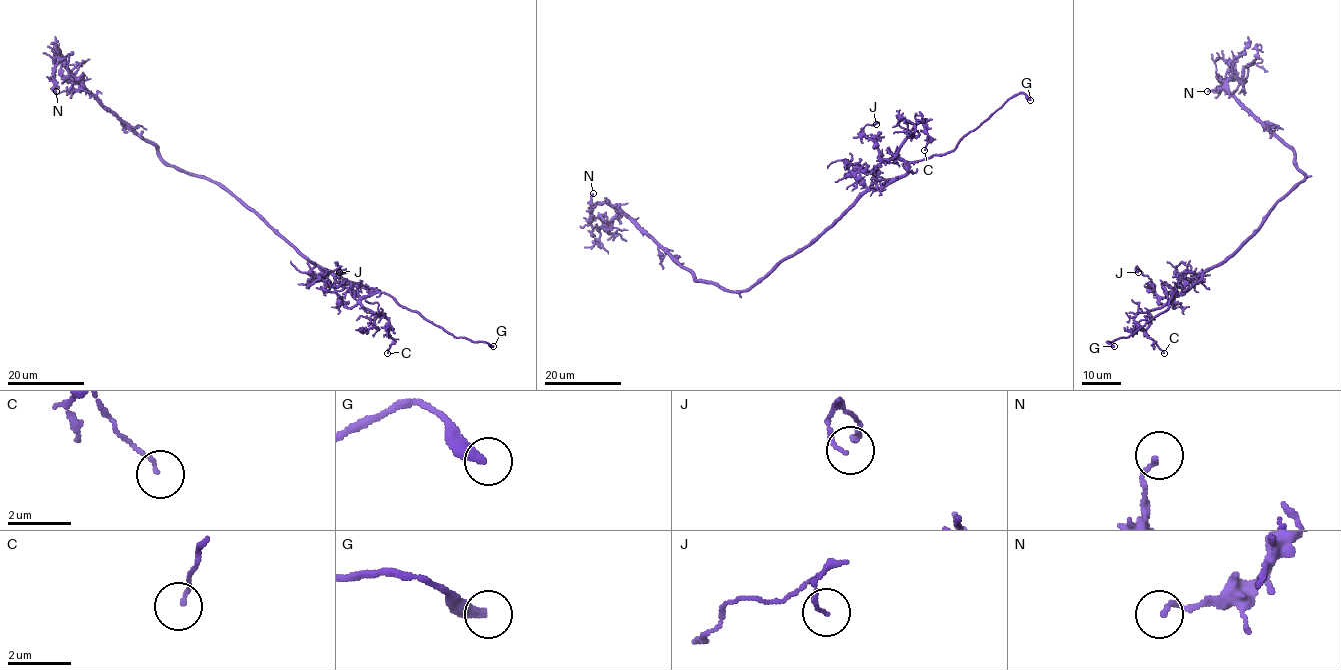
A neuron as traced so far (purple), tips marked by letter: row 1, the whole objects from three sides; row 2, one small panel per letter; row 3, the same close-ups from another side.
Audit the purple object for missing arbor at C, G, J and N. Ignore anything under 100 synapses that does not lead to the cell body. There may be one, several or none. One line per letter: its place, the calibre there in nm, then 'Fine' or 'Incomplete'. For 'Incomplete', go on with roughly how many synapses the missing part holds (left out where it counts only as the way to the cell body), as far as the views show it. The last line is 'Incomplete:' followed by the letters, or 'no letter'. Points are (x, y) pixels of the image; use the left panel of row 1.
C: Place: (387, 353). Thickness 90 nm. Fine
G: Place: (493, 346). Thickness 360 nm. Incomplete
J: Place: (339, 272). Thickness 100 nm. Fine
N: Place: (56, 91). Thickness 140 nm. Fine
Incomplete: G

